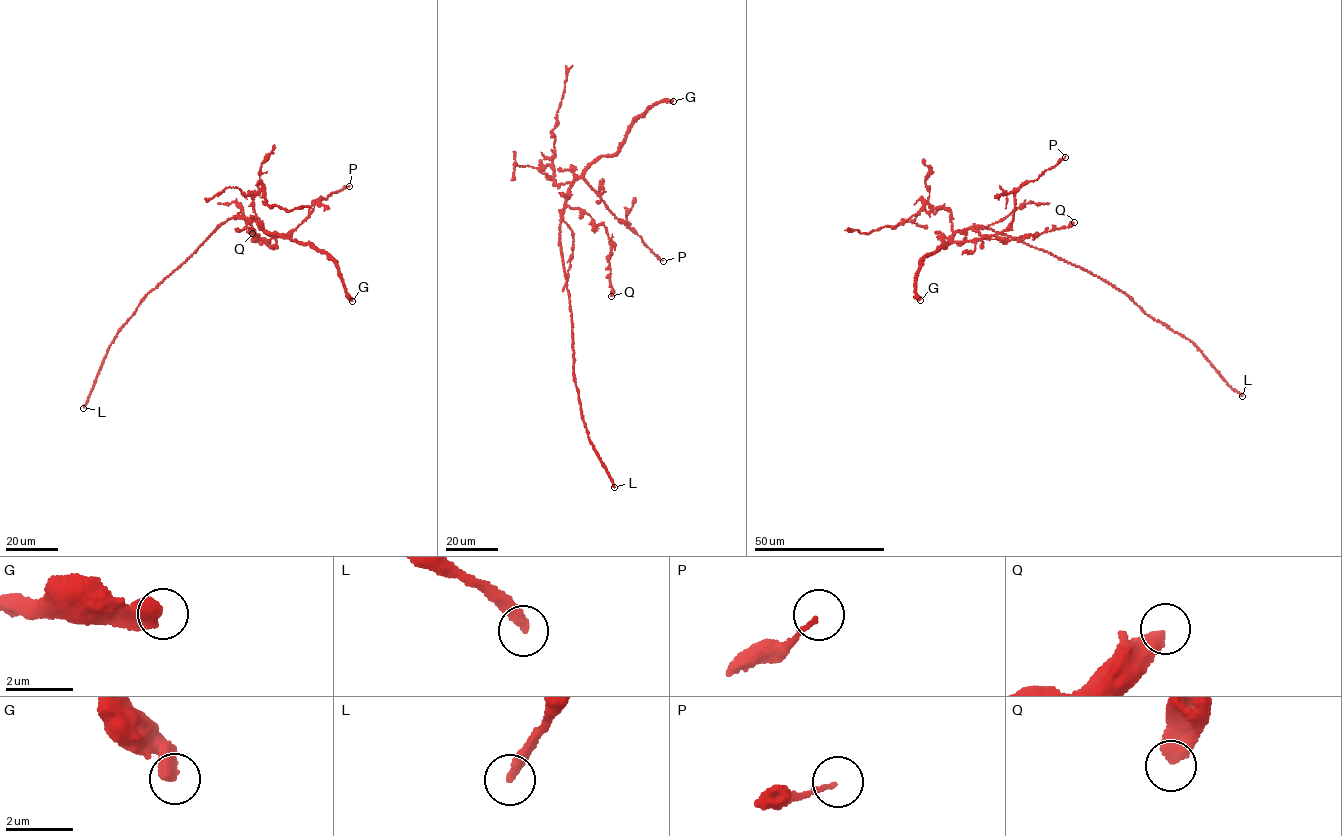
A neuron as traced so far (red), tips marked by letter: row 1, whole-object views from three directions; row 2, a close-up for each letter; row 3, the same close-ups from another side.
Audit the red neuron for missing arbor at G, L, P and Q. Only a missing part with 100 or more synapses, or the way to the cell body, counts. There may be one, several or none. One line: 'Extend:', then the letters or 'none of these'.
Extend: L

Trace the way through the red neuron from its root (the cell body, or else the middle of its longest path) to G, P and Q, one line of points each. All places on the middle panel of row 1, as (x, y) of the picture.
G: (565, 271), (559, 230), (568, 188), (591, 164), (619, 150), (627, 127), (649, 108), (659, 102), (673, 101)
P: (565, 271), (559, 240), (561, 213), (568, 188), (580, 178), (617, 218), (629, 222), (625, 224), (663, 261)
Q: (565, 271), (559, 230), (563, 209), (568, 206), (582, 210), (596, 225), (605, 227), (612, 243), (611, 296)

